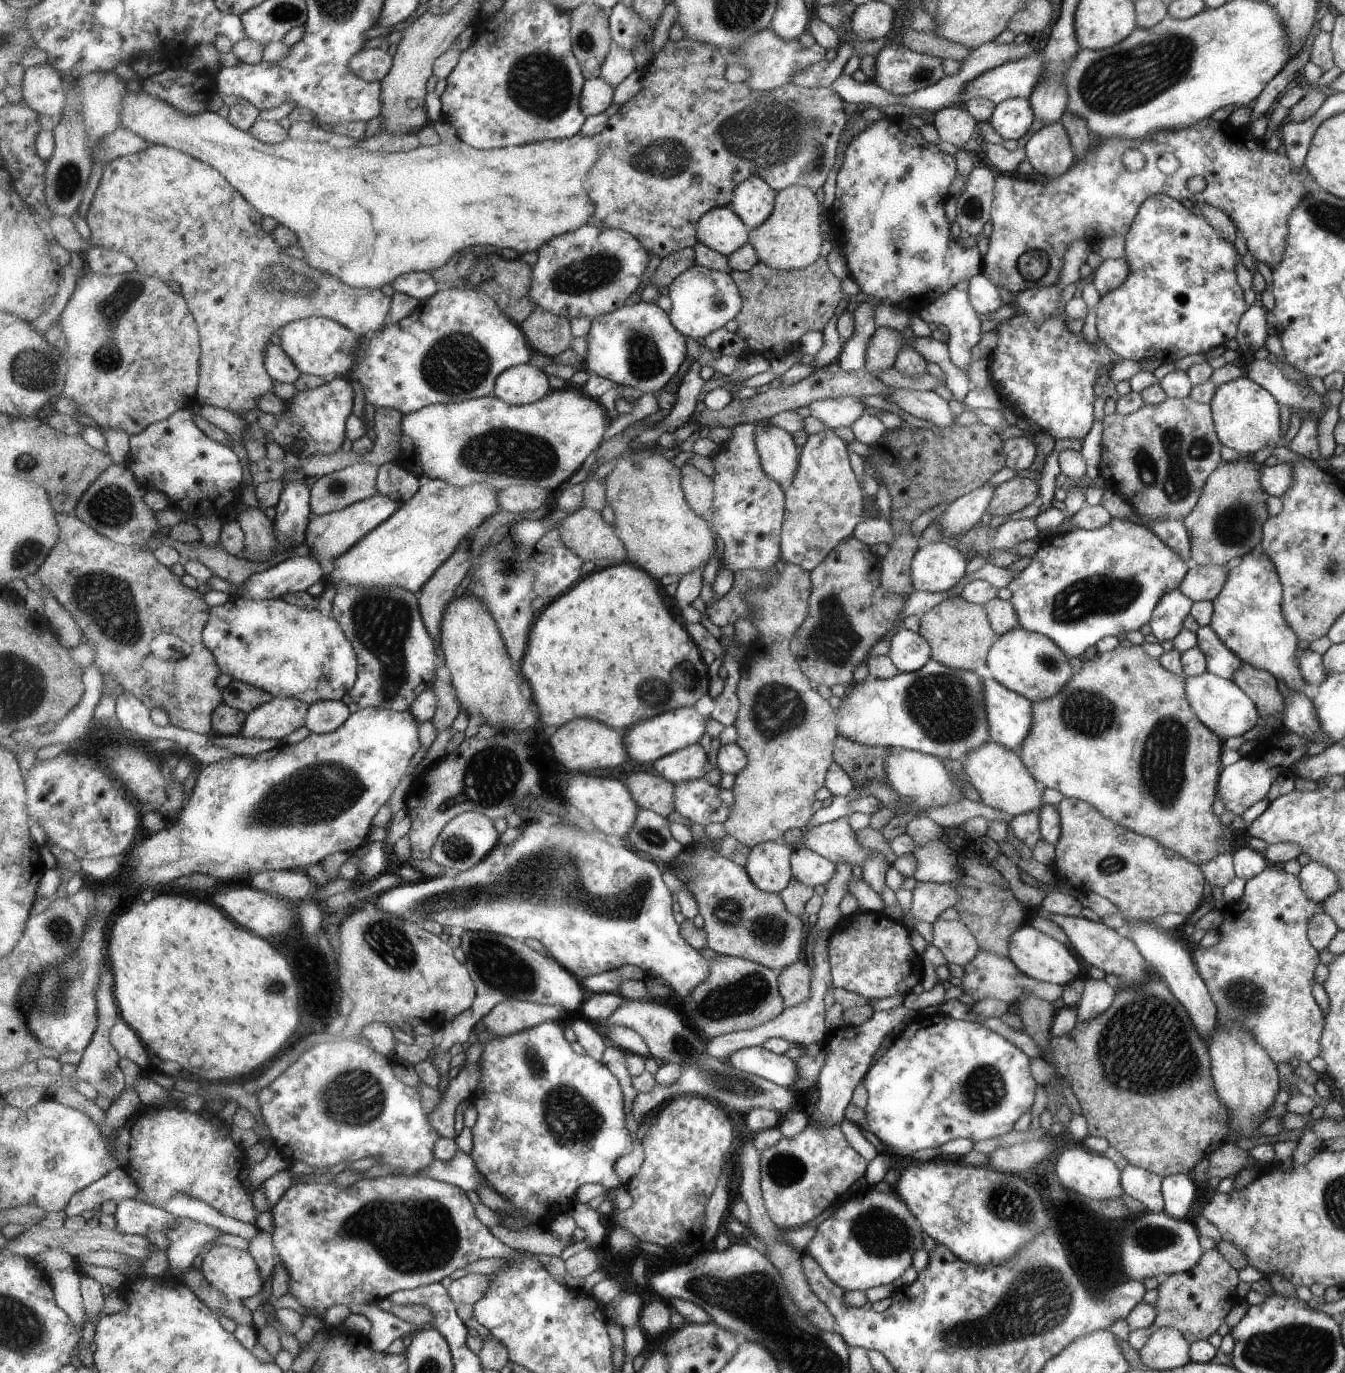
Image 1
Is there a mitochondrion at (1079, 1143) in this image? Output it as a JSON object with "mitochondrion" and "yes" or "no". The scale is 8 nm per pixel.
{"mitochondrion":"no"}

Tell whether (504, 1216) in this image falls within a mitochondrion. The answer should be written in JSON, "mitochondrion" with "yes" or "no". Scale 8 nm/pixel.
{"mitochondrion":"no"}

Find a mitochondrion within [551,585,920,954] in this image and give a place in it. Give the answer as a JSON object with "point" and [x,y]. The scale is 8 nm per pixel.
{"point":[833,640]}

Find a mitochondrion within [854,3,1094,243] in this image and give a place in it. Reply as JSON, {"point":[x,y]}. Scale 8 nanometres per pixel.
{"point":[920,73]}

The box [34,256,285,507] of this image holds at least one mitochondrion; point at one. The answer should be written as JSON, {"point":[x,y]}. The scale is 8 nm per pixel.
{"point":[111,307]}

